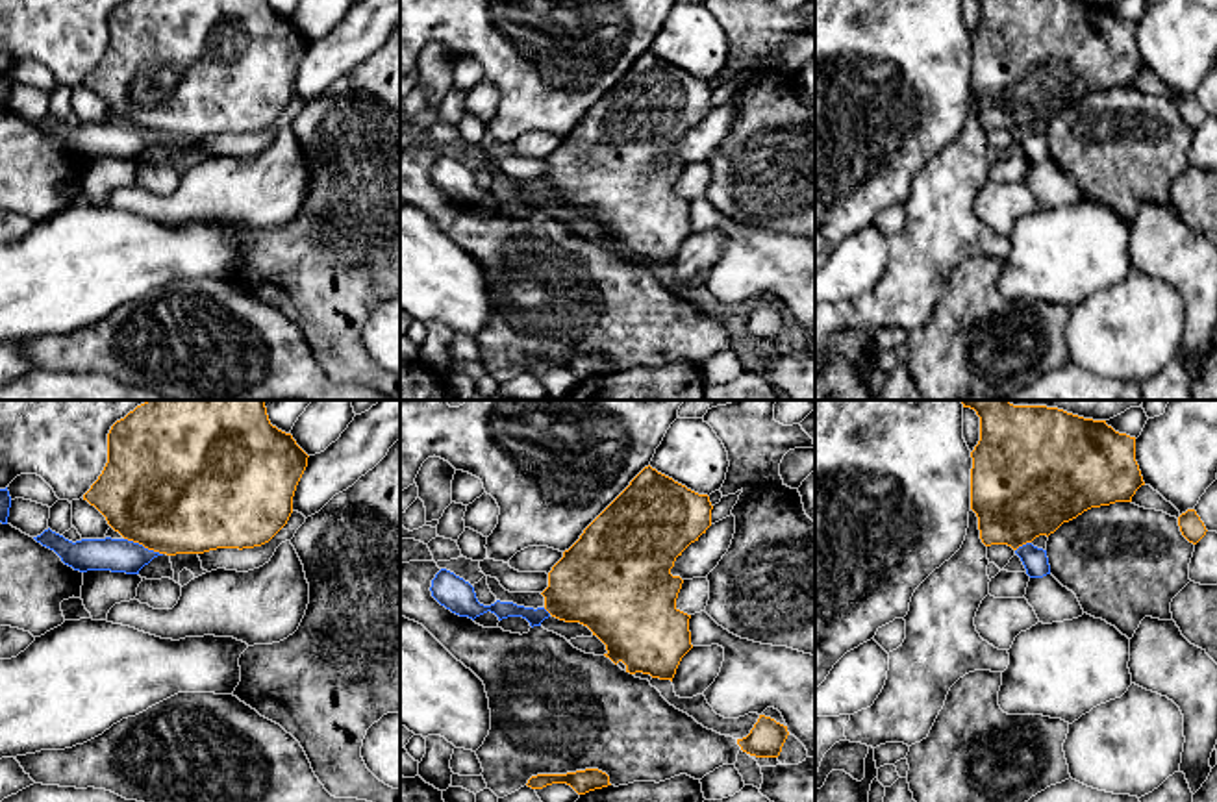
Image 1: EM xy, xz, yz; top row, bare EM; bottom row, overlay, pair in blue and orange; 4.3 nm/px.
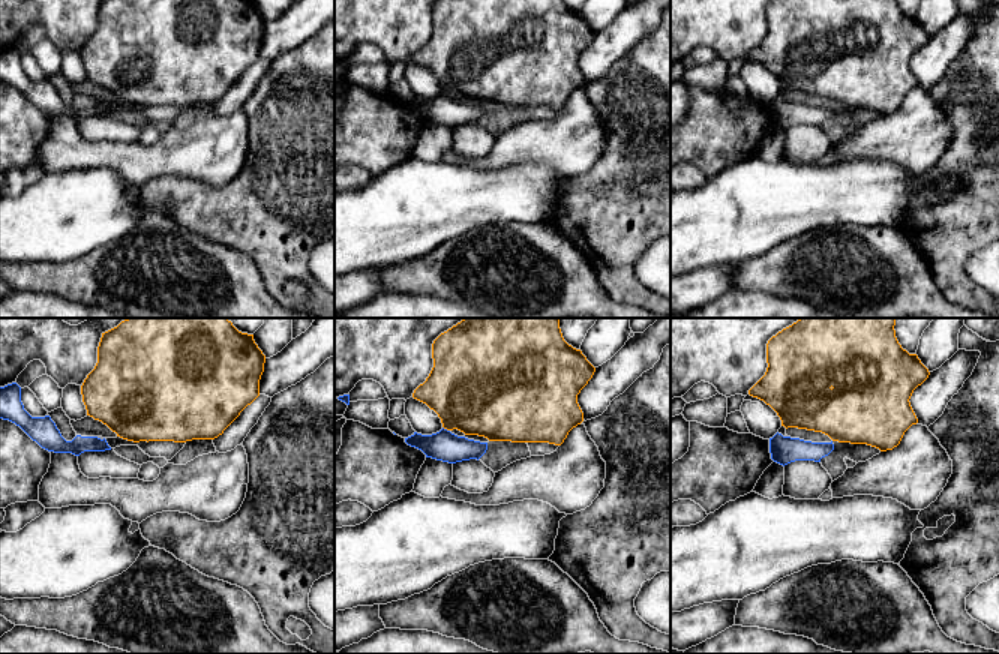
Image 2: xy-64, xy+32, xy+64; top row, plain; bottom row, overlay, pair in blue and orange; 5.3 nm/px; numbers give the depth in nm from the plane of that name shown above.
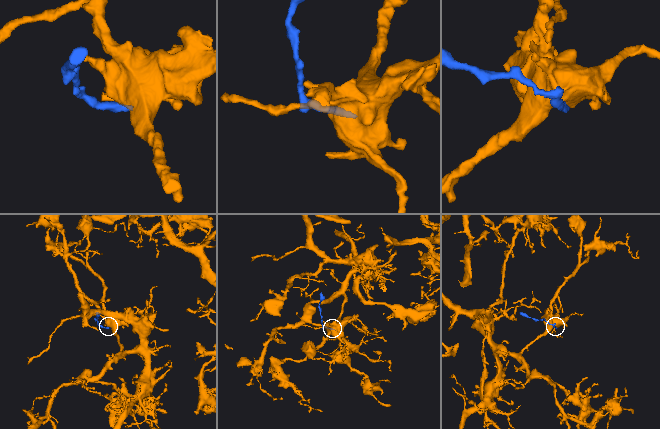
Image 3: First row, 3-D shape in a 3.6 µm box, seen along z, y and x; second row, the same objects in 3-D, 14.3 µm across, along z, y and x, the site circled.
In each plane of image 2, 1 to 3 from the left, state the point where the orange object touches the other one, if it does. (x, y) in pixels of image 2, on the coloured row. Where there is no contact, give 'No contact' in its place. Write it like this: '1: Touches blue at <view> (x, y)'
1: No contact
2: Touches blue at xy+32 (446, 429)
3: No contact

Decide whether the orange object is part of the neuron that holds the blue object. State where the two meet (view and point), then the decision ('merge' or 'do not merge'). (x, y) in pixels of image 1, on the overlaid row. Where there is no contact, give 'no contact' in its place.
xy (141, 545) | do not merge

